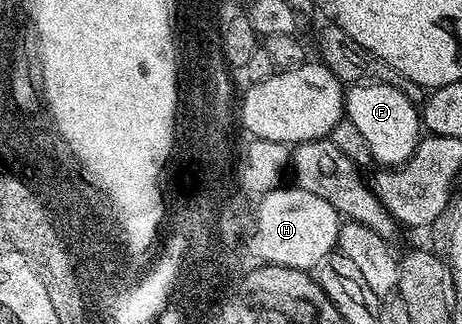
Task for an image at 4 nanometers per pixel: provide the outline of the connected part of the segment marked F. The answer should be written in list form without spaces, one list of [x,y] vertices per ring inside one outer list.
[[[387,82],[355,84],[345,94],[345,117],[365,136],[372,159],[383,168],[400,167],[413,156],[421,137],[421,114],[416,103]]]

